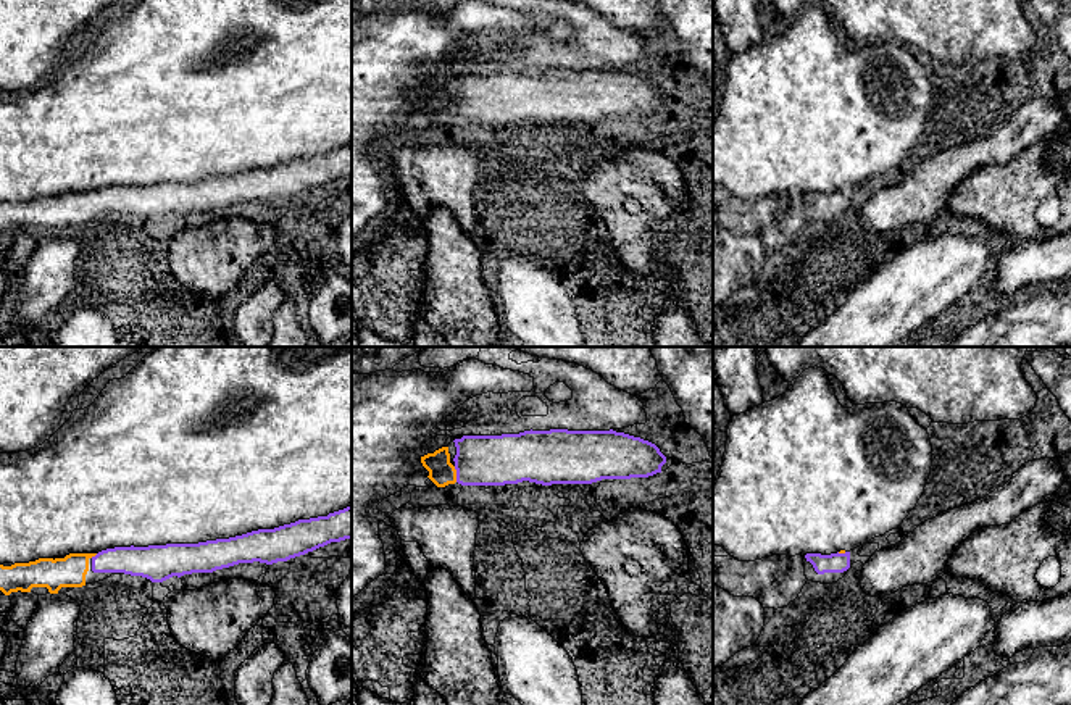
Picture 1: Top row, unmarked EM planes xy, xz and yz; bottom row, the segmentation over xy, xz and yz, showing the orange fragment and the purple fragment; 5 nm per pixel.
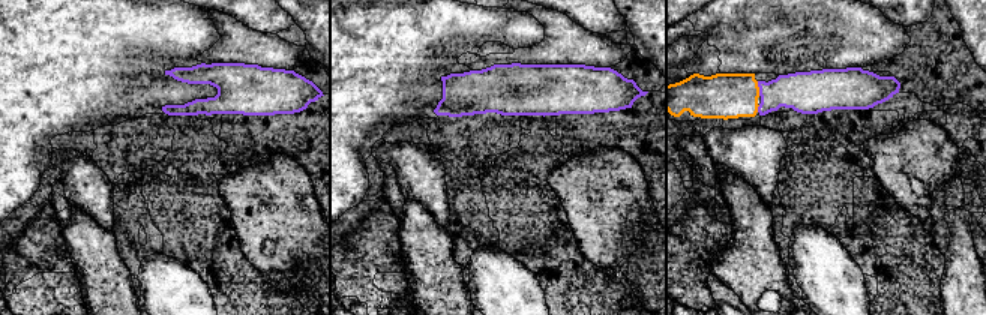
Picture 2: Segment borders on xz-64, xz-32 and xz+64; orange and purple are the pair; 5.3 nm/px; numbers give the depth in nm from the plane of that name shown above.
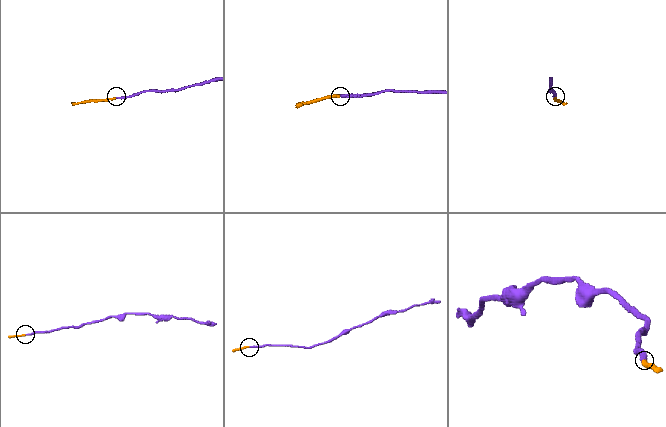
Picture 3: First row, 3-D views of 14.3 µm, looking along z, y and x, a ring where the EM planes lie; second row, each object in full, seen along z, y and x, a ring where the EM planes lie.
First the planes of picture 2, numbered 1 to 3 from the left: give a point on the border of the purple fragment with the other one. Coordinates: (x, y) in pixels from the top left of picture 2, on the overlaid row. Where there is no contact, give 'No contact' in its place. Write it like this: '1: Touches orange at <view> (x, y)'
1: No contact
2: No contact
3: Touches orange at xz+64 (758, 89)

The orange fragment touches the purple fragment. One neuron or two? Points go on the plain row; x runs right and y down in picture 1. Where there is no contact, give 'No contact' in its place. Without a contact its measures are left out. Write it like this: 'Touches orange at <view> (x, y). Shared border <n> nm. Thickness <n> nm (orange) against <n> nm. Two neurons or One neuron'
Touches orange at xz (455, 113). Shared border 80 nm. Thickness 130 nm (orange) against 260 nm. One neuron

